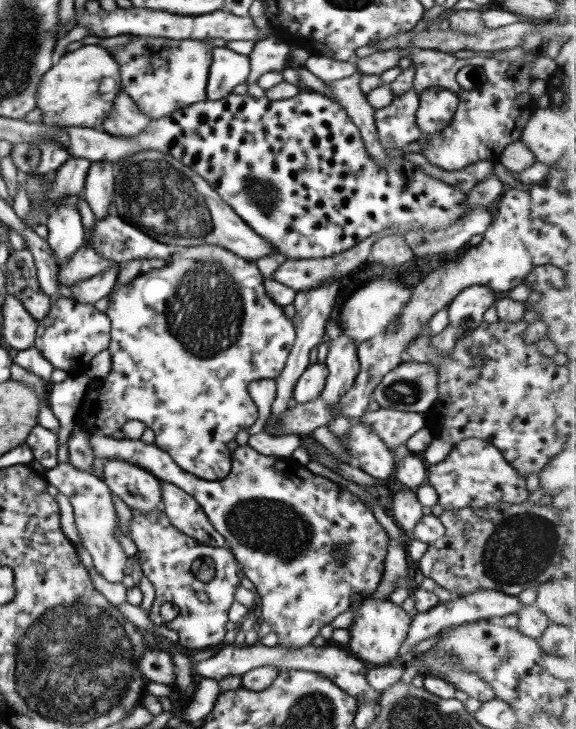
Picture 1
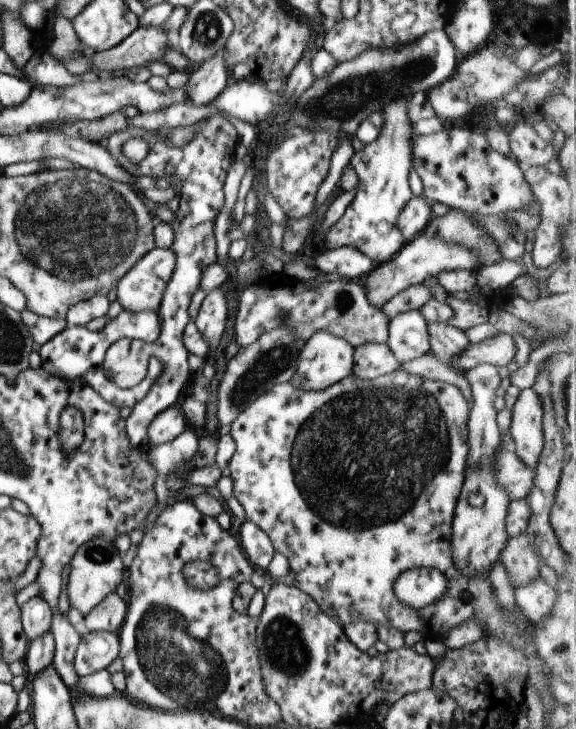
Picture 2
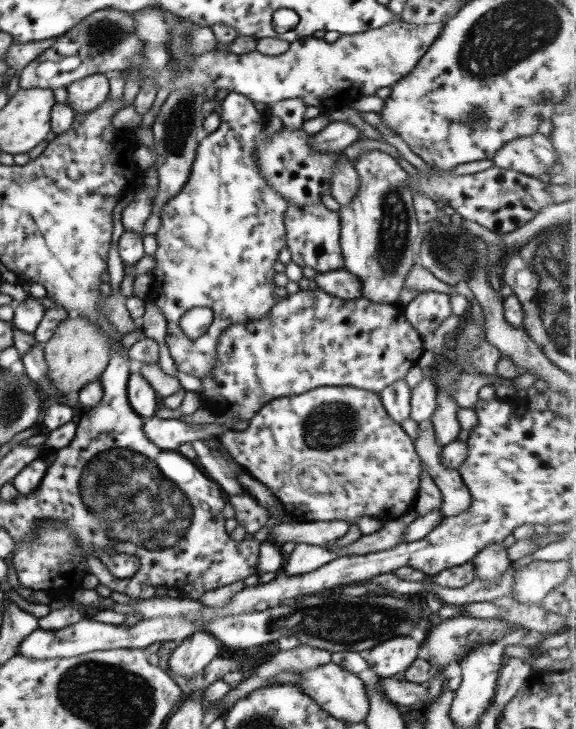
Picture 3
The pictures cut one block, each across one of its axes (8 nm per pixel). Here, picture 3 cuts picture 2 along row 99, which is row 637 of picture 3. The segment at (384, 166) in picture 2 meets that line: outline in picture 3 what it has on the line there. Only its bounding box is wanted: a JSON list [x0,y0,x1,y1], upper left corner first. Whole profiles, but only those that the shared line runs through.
[367,637,420,679]

